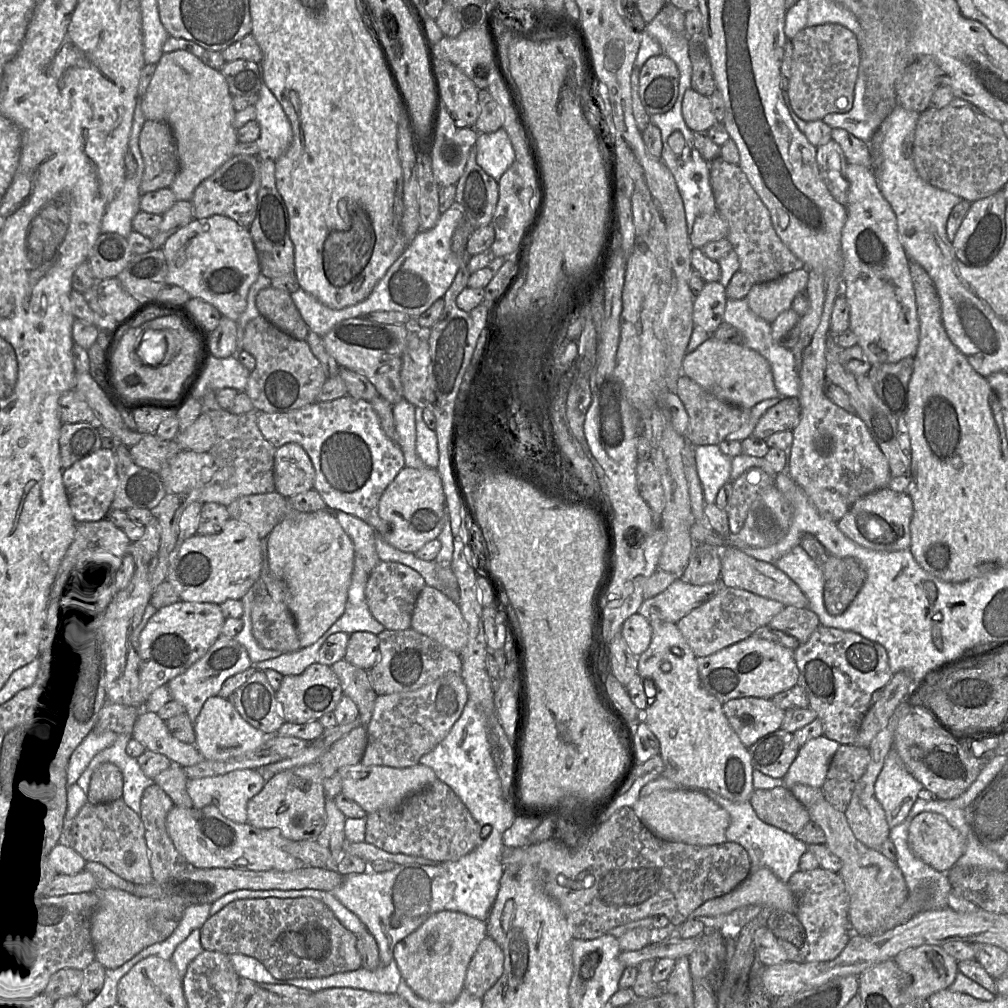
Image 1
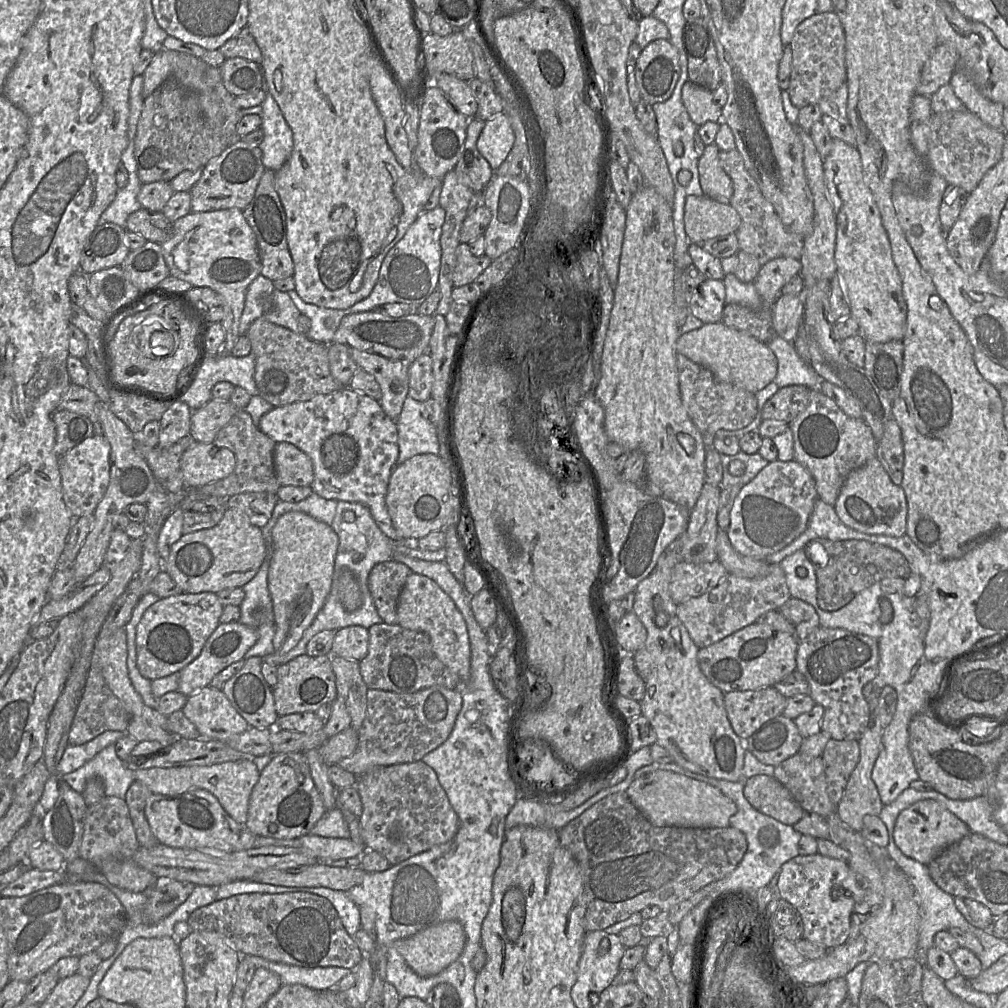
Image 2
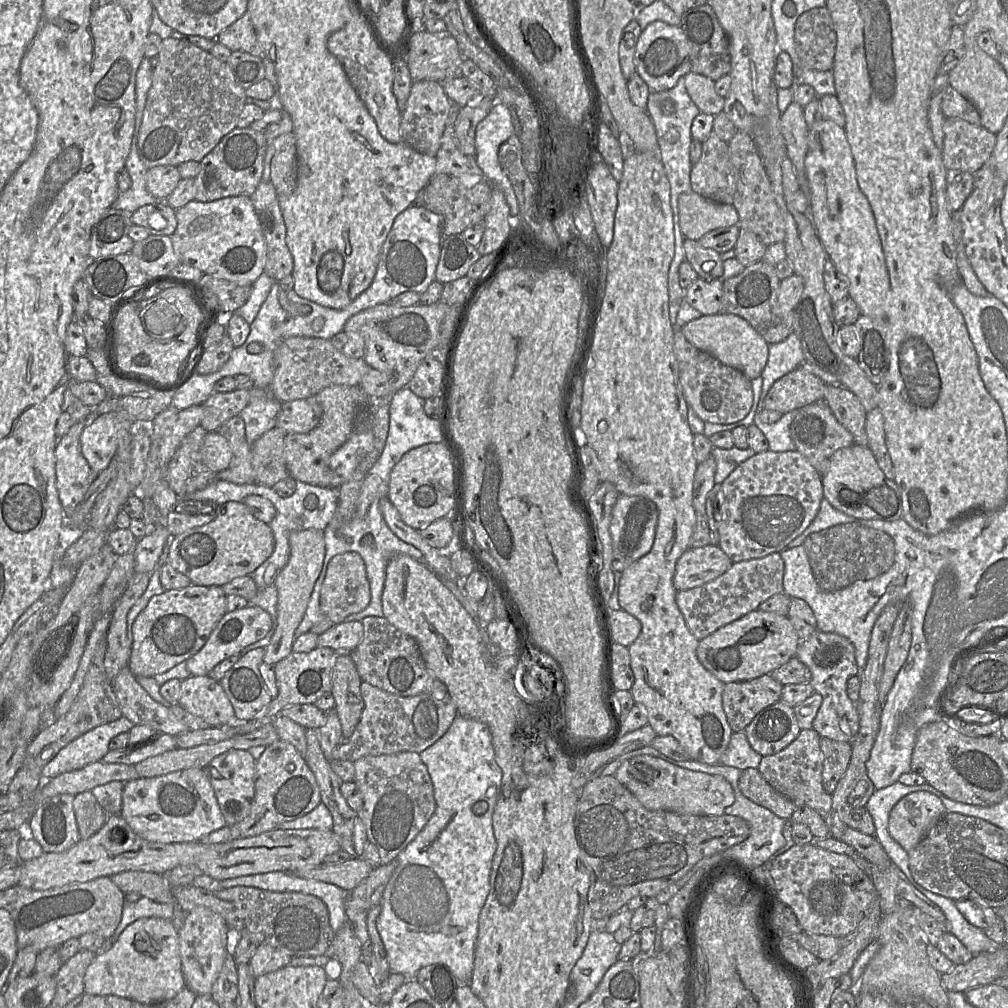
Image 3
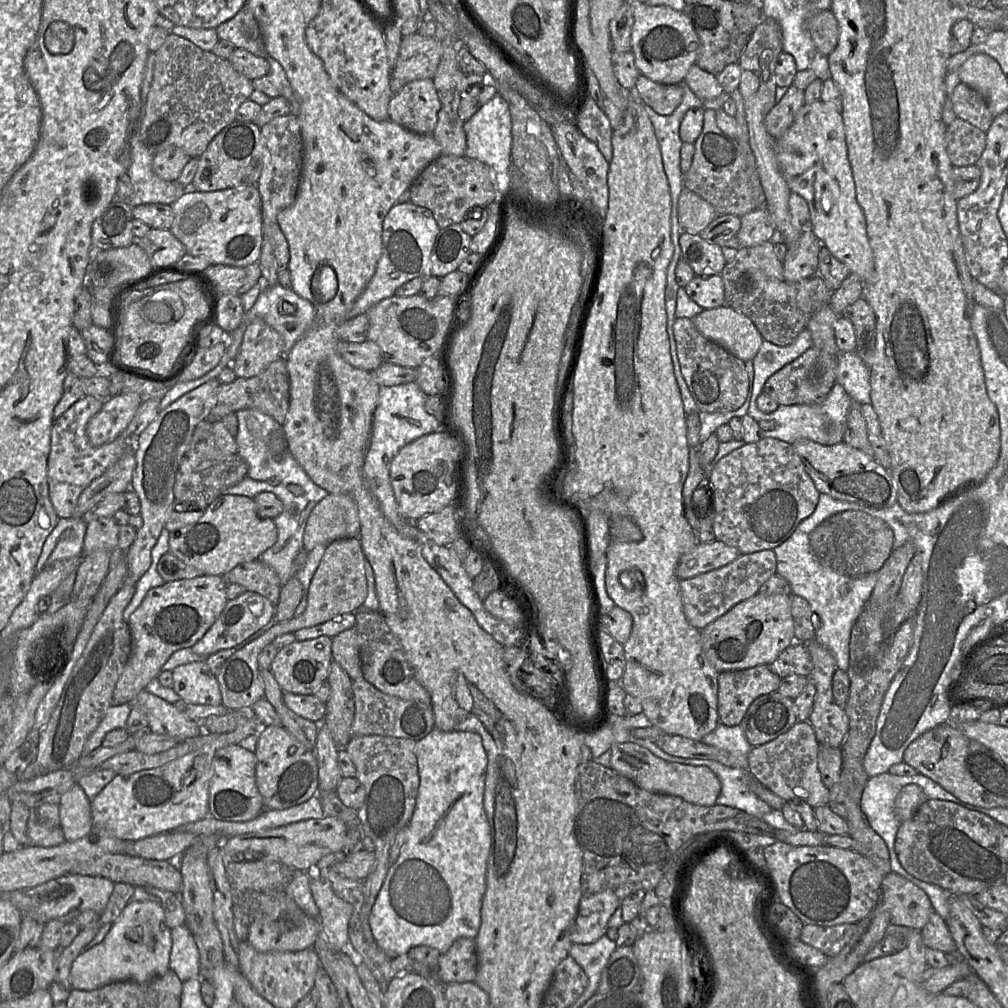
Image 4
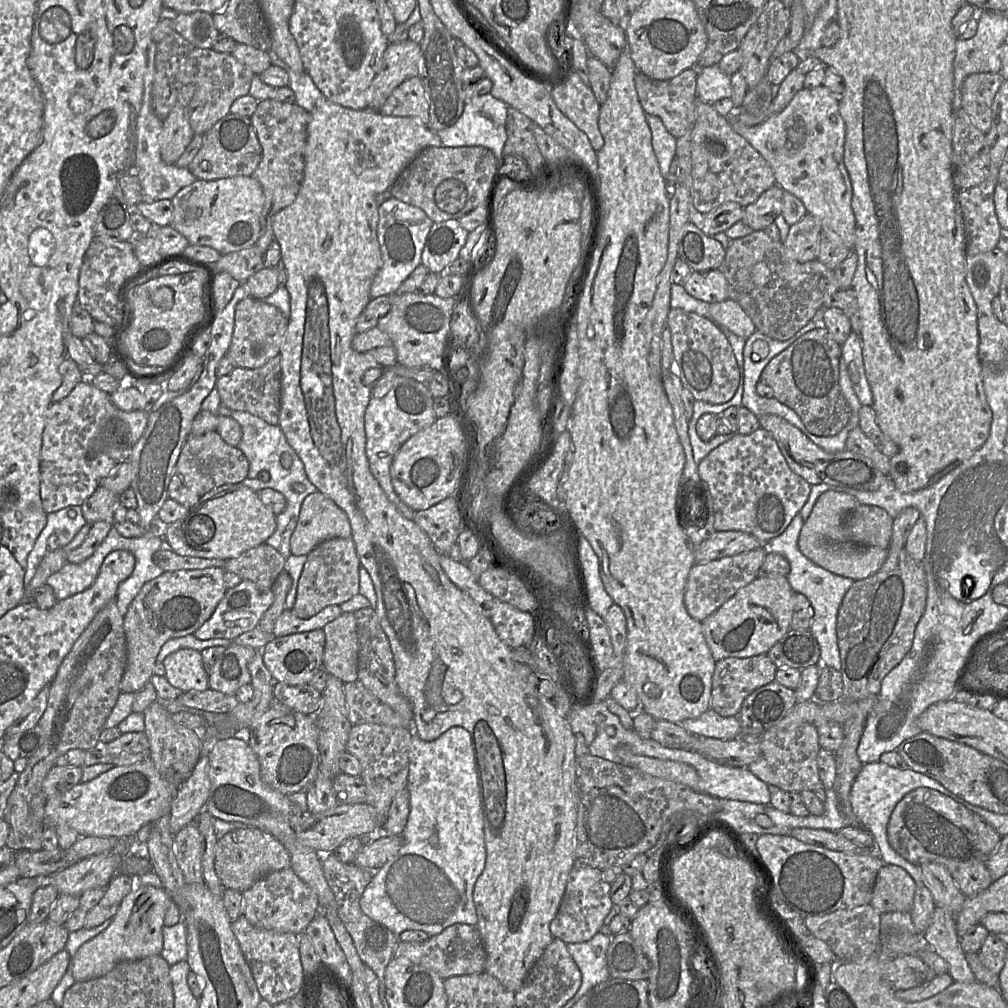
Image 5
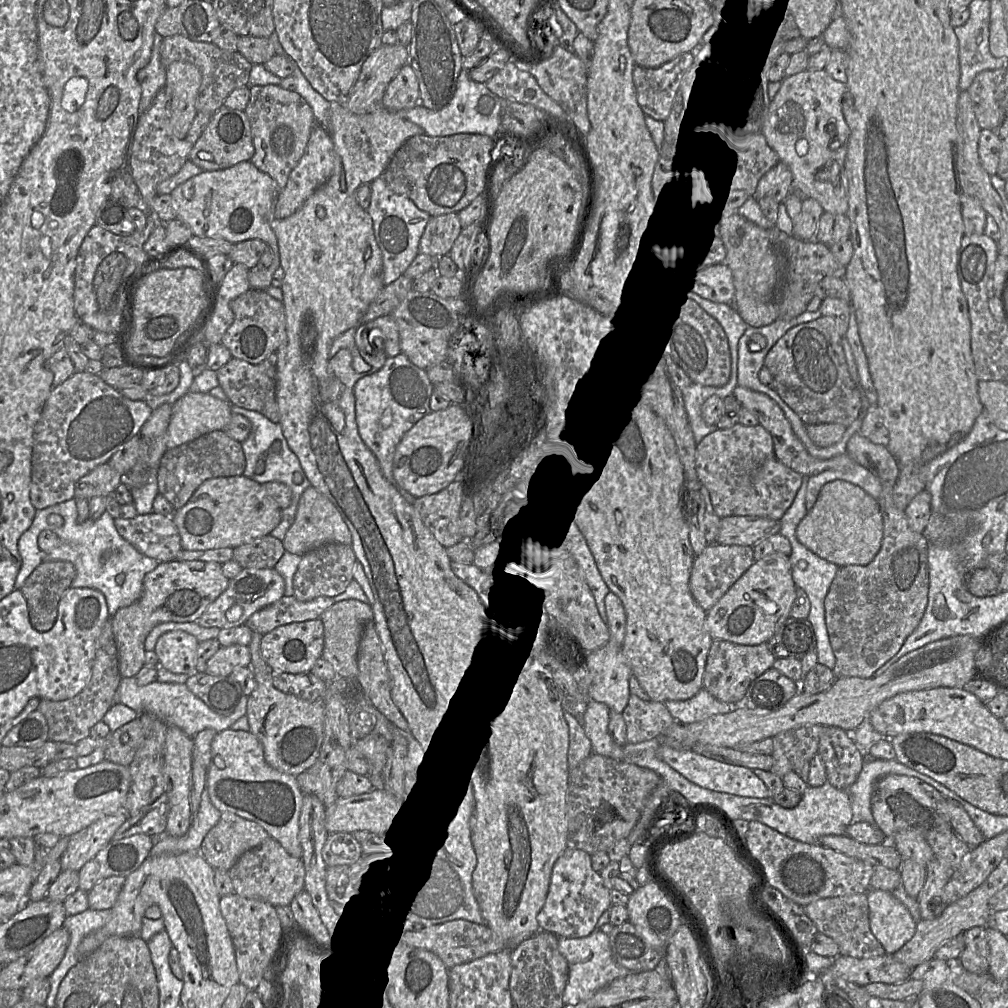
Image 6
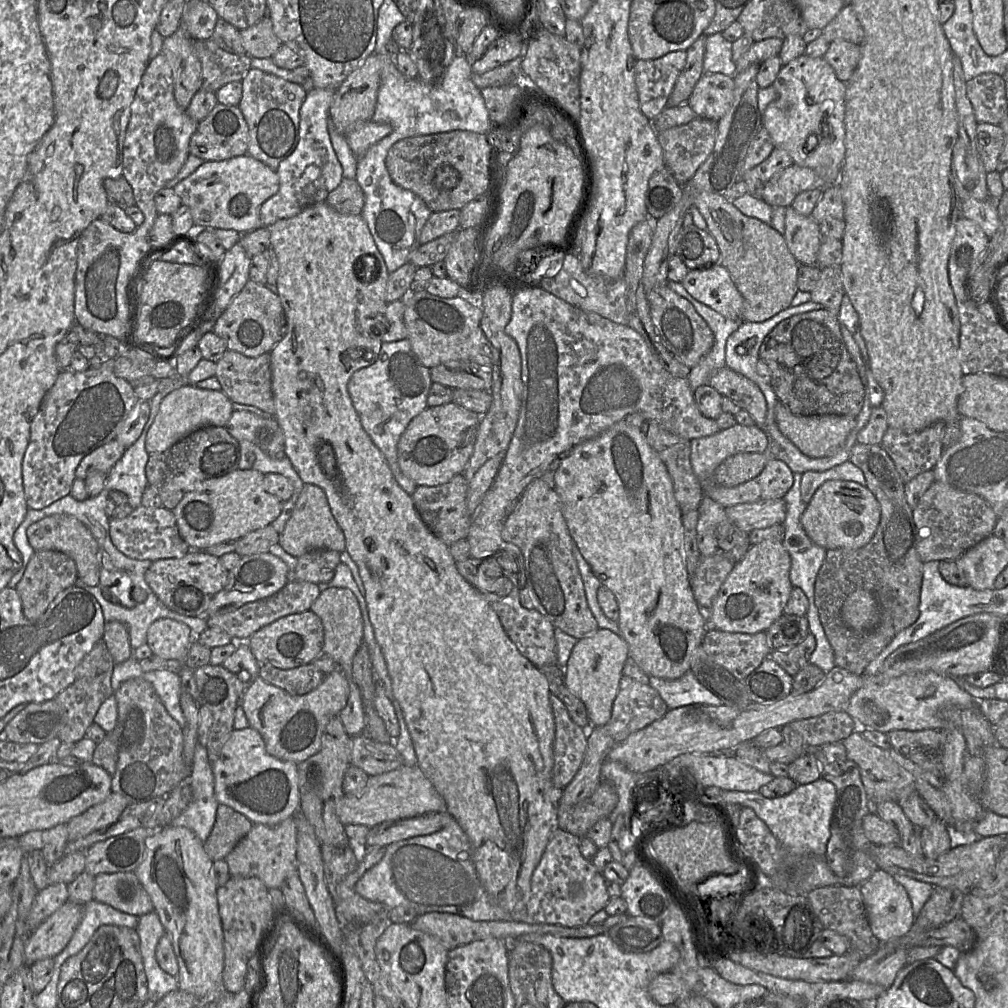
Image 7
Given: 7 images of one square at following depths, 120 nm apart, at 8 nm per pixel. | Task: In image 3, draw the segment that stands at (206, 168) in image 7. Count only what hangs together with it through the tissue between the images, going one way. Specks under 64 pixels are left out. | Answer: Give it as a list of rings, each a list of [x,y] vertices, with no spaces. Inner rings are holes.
[[[230,196],[210,202],[192,200],[176,209],[175,215],[177,226],[170,238],[180,263],[191,265],[204,274],[222,278],[238,285],[252,285],[264,272],[266,242],[250,197]]]

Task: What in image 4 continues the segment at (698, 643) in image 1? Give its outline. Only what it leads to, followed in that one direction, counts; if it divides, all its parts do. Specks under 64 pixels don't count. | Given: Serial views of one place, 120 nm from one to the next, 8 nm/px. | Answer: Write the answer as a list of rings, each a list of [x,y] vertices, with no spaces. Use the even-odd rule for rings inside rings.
[[[761,550],[740,555],[721,568],[680,580],[680,594],[688,622],[701,631],[739,602],[758,594],[761,585],[776,573],[777,559],[774,551]]]

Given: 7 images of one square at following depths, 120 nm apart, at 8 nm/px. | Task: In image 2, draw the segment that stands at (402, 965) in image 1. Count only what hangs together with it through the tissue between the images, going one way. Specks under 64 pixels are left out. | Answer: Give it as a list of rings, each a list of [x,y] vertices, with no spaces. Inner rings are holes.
[[[454,920],[443,921],[418,933],[395,941],[392,946],[403,957],[407,965],[419,976],[429,977],[441,973],[462,953],[466,943],[463,926]]]

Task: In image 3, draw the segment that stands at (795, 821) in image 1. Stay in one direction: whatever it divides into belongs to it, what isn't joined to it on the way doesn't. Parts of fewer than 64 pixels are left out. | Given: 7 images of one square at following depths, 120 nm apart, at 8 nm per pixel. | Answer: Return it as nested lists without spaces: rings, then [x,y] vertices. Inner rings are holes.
[[[756,768],[741,771],[739,788],[746,798],[782,819],[790,820],[797,808],[794,802],[775,790]]]

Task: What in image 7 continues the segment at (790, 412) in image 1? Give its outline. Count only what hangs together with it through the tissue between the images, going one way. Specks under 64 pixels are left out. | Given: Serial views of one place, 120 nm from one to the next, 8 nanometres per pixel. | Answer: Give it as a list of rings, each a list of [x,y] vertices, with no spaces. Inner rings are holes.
[[[826,309],[781,321],[764,338],[759,359],[770,369],[770,386],[778,400],[798,416],[845,415],[857,418],[865,390],[844,339],[837,316]]]

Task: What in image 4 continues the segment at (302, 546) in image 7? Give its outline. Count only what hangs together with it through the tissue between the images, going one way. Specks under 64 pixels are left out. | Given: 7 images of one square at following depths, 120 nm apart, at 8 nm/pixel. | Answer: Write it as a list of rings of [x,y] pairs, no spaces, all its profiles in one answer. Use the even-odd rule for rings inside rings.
[[[328,494],[312,509],[305,526],[303,551],[309,553],[317,545],[328,545],[341,538],[358,538],[360,519],[356,501],[349,495]]]

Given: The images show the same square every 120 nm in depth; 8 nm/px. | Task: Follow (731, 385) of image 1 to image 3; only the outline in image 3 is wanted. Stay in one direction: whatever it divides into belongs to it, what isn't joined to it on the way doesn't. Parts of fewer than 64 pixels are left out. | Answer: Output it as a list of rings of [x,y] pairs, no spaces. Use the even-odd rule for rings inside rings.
[[[719,312],[702,315],[682,327],[685,338],[696,348],[705,351],[721,363],[742,372],[748,379],[761,377],[768,360],[769,344],[744,318]]]

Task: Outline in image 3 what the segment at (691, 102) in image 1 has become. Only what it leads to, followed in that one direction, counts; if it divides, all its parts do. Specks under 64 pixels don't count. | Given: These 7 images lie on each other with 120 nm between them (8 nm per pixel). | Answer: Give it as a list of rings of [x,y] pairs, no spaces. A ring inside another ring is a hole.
[[[691,71],[684,78],[687,93],[700,113],[716,116],[723,112],[725,98],[716,93],[713,80]]]

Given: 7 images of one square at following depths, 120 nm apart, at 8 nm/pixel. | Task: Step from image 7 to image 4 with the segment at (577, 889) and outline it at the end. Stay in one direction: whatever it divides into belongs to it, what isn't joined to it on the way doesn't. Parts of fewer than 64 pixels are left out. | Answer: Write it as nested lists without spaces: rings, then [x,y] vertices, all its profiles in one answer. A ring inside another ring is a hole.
[[[613,890],[583,895],[571,932],[572,944],[591,944],[607,931],[607,924],[621,901]]]

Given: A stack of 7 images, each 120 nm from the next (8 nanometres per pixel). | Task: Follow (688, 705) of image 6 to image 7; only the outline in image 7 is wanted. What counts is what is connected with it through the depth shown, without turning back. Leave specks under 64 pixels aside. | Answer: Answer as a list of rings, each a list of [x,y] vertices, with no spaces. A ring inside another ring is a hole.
[[[691,670],[677,679],[649,676],[649,685],[658,691],[669,709],[689,704],[722,705],[720,698],[706,688]]]

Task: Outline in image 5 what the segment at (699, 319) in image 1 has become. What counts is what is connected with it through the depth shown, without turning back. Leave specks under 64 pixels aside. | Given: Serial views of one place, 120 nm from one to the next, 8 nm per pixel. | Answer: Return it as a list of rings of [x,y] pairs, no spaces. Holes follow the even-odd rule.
[[[720,269],[693,271],[683,287],[690,296],[710,305],[728,299],[728,284]]]

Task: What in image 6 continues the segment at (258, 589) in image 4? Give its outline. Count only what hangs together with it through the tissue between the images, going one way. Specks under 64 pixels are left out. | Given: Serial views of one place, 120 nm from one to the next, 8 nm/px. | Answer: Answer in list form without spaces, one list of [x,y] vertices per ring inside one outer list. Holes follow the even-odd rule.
[[[266,535],[235,548],[233,560],[242,568],[271,569],[285,551],[281,540]]]

